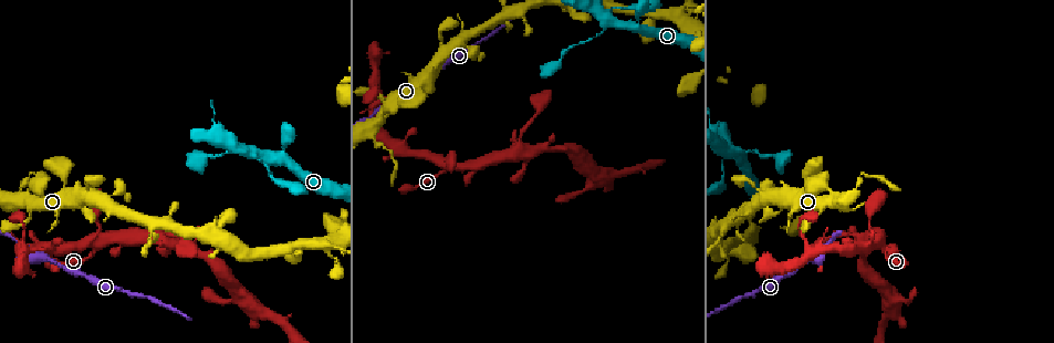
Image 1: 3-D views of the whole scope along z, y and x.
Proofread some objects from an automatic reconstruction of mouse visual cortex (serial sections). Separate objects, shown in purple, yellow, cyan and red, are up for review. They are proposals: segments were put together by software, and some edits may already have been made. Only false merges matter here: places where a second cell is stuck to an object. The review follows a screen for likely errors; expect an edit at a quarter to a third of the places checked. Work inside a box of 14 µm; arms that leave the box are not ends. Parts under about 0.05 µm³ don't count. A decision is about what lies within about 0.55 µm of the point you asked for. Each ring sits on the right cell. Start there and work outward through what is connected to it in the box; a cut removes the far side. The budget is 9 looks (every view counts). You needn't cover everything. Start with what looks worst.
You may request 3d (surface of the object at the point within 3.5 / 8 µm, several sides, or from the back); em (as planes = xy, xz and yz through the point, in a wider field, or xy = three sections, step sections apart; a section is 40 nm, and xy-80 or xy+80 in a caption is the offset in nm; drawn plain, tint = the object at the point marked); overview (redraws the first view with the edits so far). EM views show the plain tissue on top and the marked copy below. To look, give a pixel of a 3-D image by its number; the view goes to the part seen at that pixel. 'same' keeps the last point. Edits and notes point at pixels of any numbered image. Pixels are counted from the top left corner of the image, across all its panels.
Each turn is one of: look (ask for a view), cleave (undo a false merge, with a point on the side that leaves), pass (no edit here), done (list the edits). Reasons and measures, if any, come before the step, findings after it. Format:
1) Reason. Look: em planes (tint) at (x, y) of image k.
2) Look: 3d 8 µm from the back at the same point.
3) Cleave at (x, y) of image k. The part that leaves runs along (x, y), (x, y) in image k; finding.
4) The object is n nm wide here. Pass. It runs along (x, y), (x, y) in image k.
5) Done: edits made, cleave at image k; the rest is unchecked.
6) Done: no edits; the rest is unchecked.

Thin neck. Look: 3d 3.5 µm at (611, 21) of image 1.

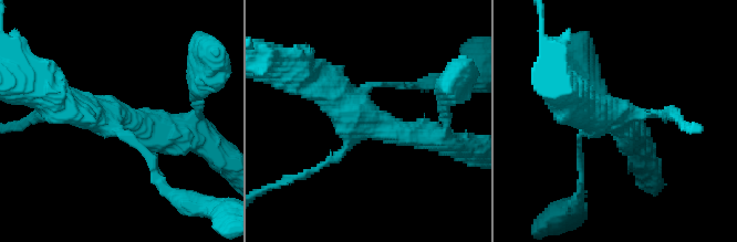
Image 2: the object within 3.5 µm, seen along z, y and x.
The arms are 100, 100, 400, 450 nm wide. Pass. It runs along (432, 136), (364, 123), (305, 74) in image 2; one cell here.

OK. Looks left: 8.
Sharp bend. Look: 3d 3.5 µm at (676, 18) of image 1.

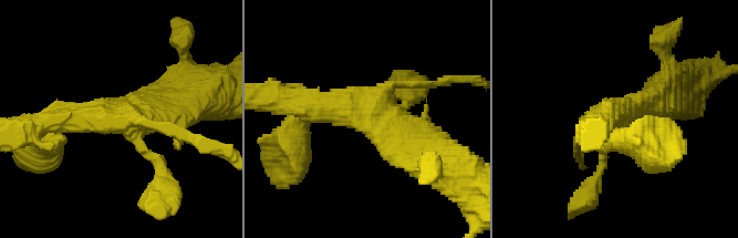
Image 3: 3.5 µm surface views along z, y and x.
4 arms meet here; the arms are 150, 150, 350, 500 nm wide; need the tissue. Look: em planes (tint) at (128, 117) of image 3.

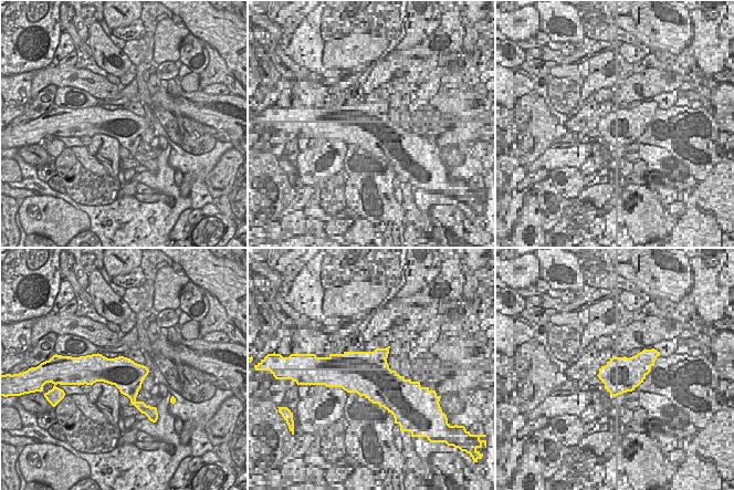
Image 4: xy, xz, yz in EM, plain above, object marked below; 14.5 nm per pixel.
Pass. All the same cell.

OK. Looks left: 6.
Small branch off a trunk. Look: 3d 3.5 µm at (374, 136) of image 1.

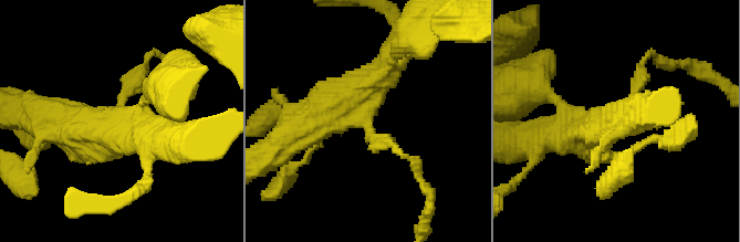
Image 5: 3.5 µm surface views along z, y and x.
Look: em planes (tint) at (364, 112) of image 5.

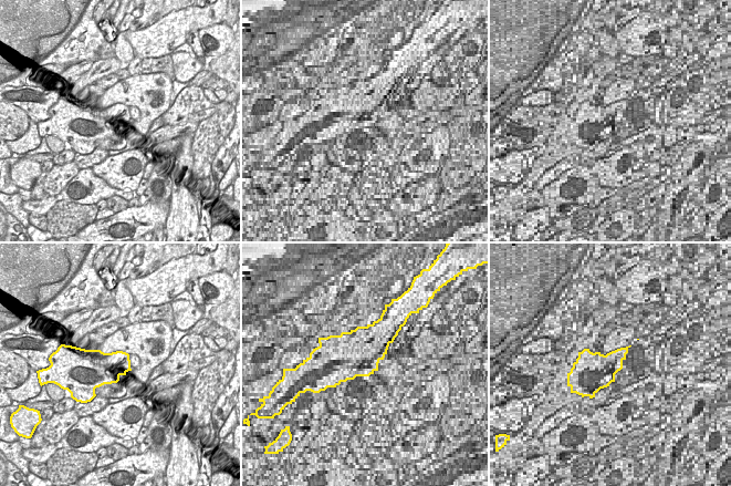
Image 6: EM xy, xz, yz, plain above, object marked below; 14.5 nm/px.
Cleave at (136, 72) of image 5. The part that leaves runs along (367, 129), (415, 164), (425, 189) in image 5; two cells meet here.

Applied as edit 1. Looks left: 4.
Redraw. Look: overview.

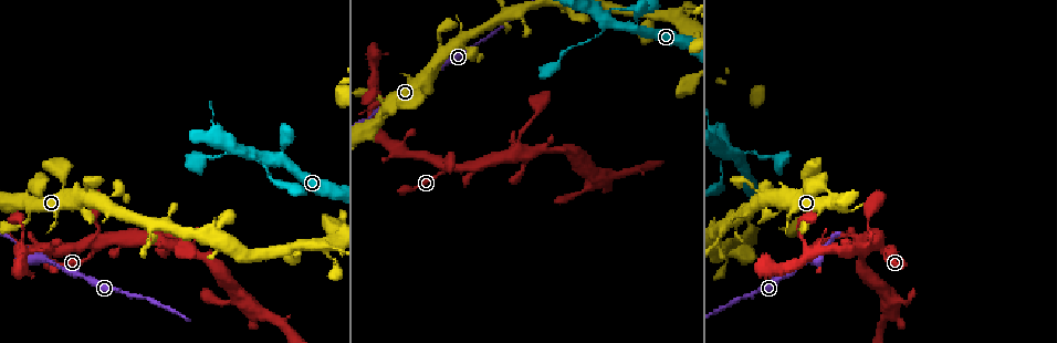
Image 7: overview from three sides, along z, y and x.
A fork. Look: 3d 8 µm at (29, 255) of image 7.

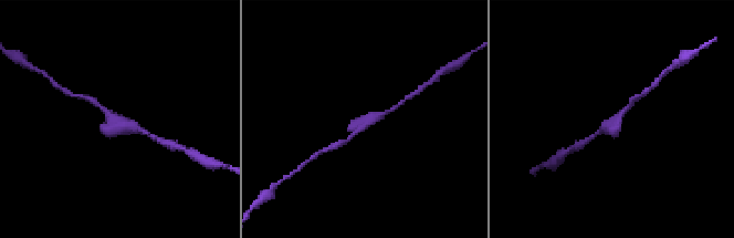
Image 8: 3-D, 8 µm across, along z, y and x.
Zoom in. Look: 3d 3.5 µm at (612, 126) of image 8.

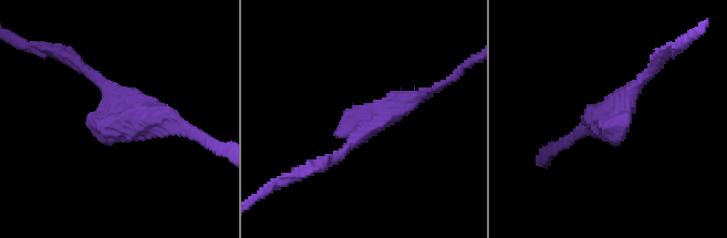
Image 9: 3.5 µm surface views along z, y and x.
Pass. It runs along (438, 86), (397, 103), (333, 161) in image 9; one cell here.

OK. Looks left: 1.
Done: edits made, cleave at image 5; the rest is unchecked.

